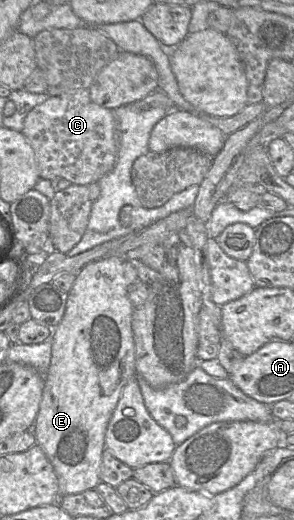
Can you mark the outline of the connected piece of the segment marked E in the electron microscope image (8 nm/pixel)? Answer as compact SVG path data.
M111 256L87 264L76 274L63 318L53 329L52 357L44 374L42 399L35 419L35 439L53 466L60 497L94 489L101 482L106 429L123 388L136 376L132 331L134 306L129 300L128 288L137 280L136 268L127 259Z

